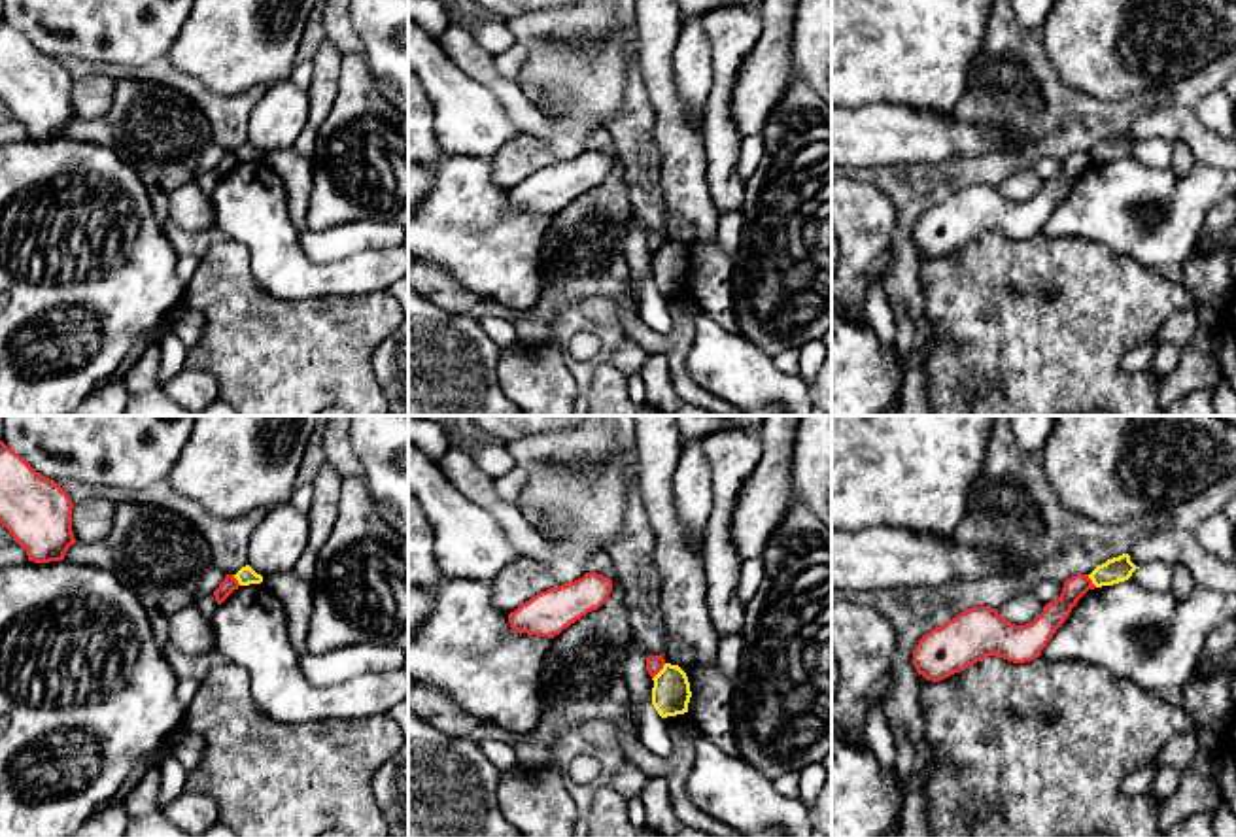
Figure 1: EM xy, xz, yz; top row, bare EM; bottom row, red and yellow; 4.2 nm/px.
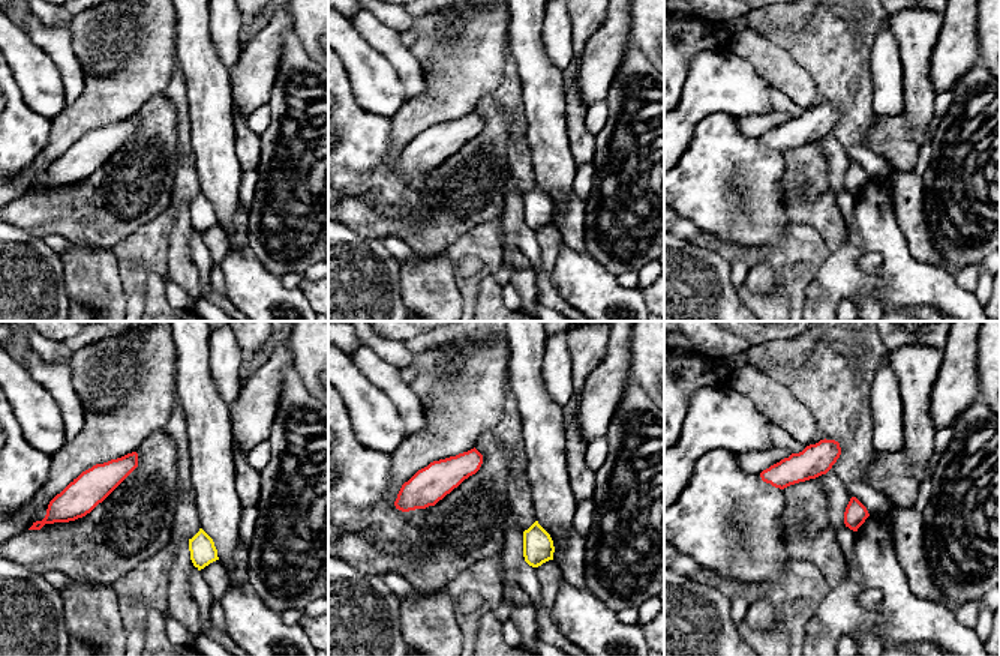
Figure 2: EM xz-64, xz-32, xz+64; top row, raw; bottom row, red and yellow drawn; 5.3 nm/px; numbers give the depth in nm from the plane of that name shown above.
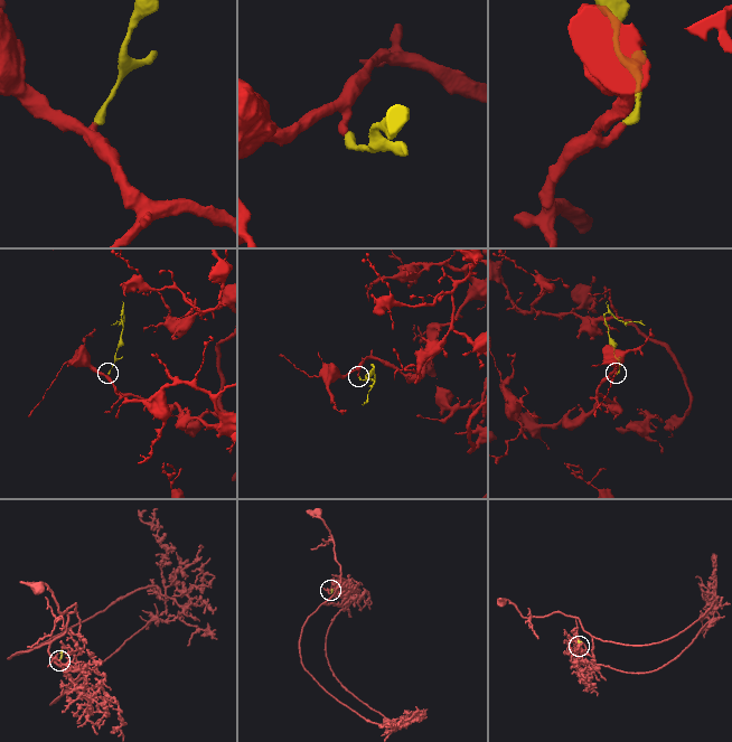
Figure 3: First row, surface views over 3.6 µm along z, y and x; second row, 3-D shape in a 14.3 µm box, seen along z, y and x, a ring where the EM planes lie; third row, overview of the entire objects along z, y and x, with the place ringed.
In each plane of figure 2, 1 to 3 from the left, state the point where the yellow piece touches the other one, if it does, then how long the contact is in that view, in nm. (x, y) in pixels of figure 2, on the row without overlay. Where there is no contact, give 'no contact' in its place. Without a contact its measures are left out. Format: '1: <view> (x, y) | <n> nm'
1: no contact
2: no contact
3: no contact

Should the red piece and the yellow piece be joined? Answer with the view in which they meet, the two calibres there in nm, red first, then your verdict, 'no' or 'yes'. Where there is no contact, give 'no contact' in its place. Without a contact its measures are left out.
meets red in xz; 80 nm thick on the red side, 160 nm on the other; no

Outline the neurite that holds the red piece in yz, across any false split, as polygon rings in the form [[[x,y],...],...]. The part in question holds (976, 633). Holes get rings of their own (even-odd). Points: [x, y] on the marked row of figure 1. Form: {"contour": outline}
{"contour": [[[1075,574],[1064,582],[1056,601],[1026,625],[1004,620],[996,608],[973,606],[945,625],[926,633],[913,650],[913,665],[926,680],[939,682],[988,658],[1013,663],[1032,661],[1066,622],[1077,601],[1096,586],[1089,574]]]}

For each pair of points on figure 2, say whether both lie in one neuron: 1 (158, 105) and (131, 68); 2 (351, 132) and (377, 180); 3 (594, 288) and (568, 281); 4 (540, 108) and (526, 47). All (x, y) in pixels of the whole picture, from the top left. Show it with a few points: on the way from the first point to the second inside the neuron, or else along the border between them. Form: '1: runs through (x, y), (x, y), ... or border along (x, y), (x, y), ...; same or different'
1: border along (159, 93), (153, 95), (134, 114); different
2: runs through (362, 144), (362, 165), (365, 168); same
3: runs through (588, 285), (582, 281), (574, 281); same
4: runs through (540, 93), (540, 78), (532, 62); same

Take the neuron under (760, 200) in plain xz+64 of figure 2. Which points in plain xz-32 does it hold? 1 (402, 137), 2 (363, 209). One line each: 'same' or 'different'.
1: different
2: different

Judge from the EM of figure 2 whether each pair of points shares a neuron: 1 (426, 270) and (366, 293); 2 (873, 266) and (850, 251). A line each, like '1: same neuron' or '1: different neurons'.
1: different neurons
2: different neurons

